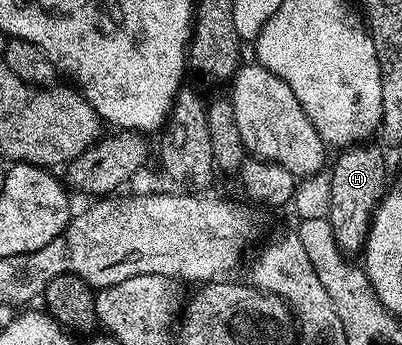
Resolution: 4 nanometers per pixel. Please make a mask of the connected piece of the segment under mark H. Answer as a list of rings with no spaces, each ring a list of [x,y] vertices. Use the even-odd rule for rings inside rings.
[[[373,143],[349,145],[330,165],[330,211],[328,222],[334,227],[334,239],[346,255],[359,254],[363,250],[376,206],[386,192],[384,185],[384,153]]]

